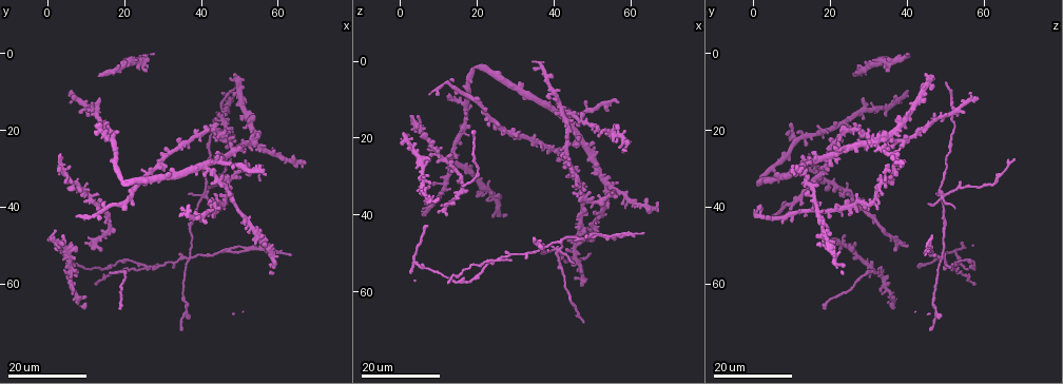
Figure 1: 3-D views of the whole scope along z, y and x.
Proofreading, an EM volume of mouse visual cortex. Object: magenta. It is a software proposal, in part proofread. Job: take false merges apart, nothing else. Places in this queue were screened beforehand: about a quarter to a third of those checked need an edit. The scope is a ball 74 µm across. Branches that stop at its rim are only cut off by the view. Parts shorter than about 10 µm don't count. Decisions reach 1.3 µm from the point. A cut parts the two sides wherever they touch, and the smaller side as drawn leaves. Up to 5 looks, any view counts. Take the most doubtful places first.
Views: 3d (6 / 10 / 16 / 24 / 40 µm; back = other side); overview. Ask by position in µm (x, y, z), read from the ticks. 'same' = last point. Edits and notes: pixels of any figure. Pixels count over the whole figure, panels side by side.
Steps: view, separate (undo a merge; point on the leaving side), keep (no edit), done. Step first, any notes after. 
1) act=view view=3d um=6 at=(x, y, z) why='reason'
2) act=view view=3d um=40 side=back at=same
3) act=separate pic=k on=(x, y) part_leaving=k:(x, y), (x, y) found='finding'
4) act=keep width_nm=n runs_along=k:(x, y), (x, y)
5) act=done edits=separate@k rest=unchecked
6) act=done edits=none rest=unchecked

act=view view=3d um=16 at=(37.5, 52.5, 49.0) why='four or more arms meet'

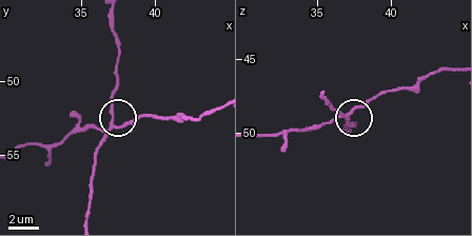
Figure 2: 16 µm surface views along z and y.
act=view view=3d um=6 at=(37.4, 53.2, 48.6)

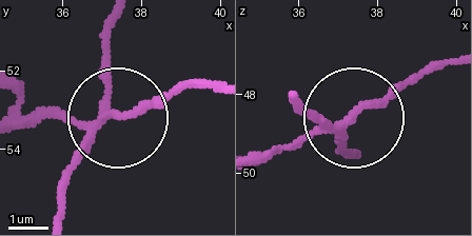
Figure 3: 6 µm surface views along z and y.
act=separate pic=3 on=(150, 106) arms=4 part_leaving=3:(98, 124), (21, 124) found='two neurons meet here'

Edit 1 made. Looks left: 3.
act=view view=overview

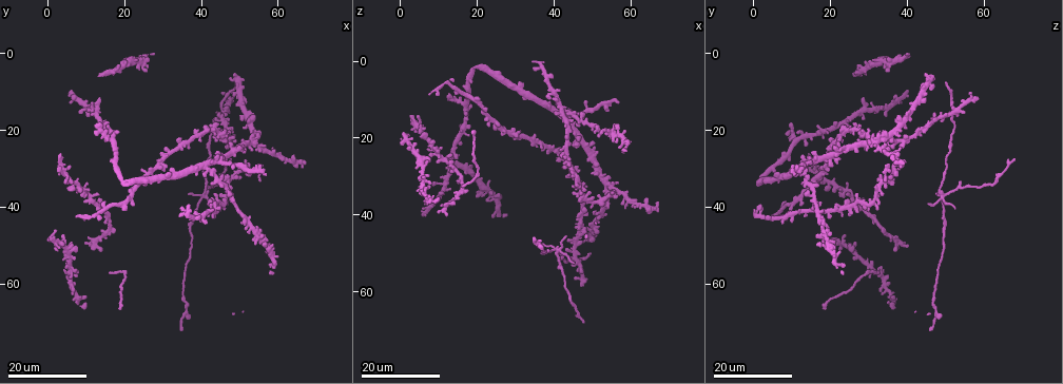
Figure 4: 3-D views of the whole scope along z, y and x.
act=view view=3d um=16 at=(12.5, 49.5, 36.5) why='three-way junction'

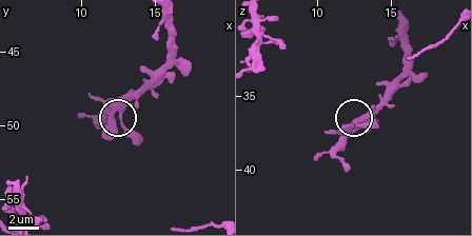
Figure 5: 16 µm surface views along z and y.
act=view view=3d um=10 at=same

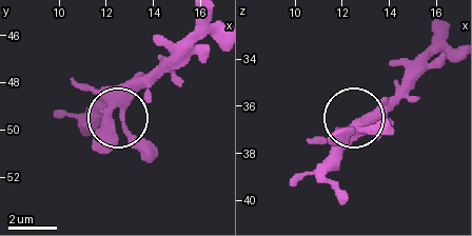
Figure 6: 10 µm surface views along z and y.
act=keep arms=3 found='continuous, no second neuron'

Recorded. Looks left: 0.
act=done edits=separate@3 rest=unchecked

